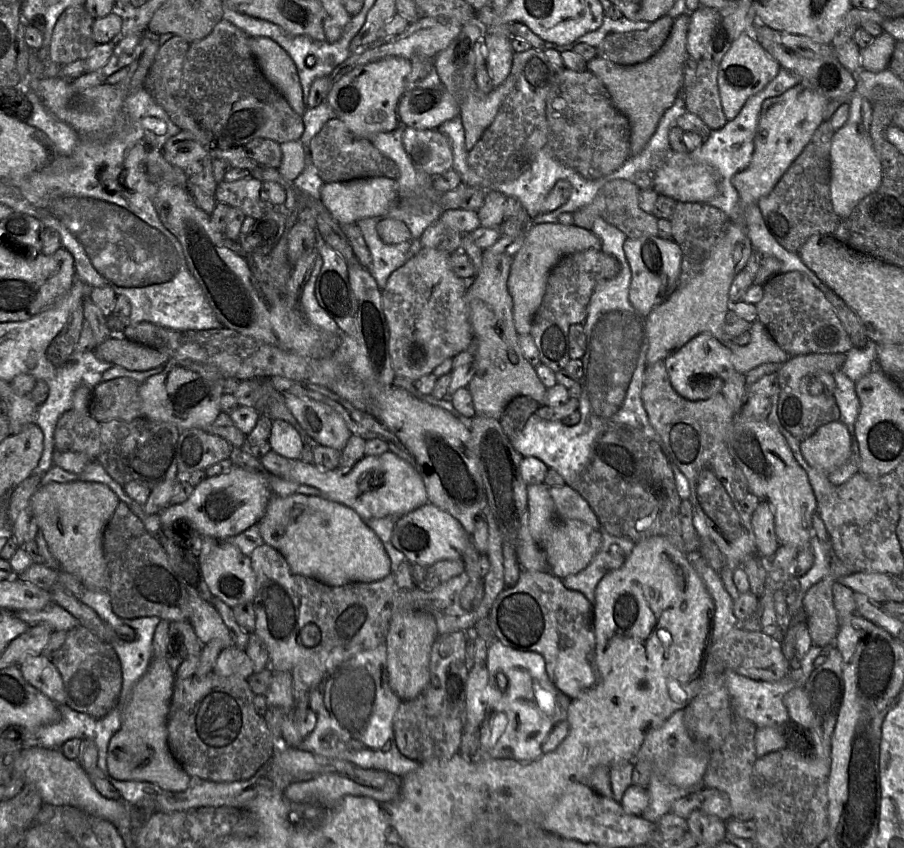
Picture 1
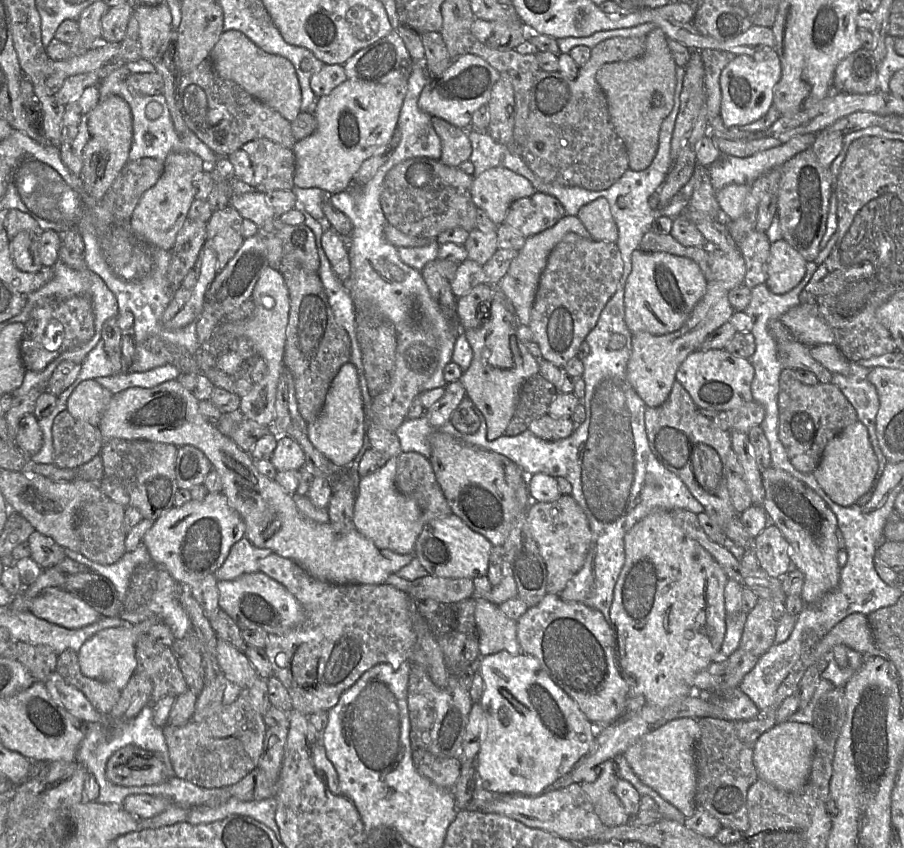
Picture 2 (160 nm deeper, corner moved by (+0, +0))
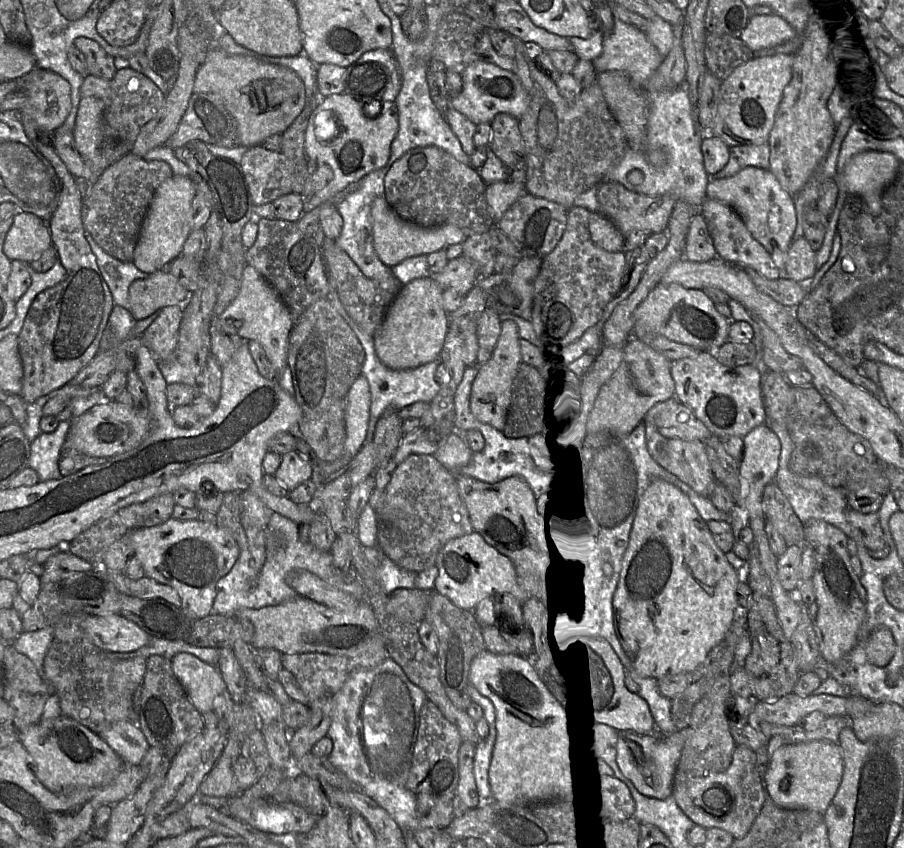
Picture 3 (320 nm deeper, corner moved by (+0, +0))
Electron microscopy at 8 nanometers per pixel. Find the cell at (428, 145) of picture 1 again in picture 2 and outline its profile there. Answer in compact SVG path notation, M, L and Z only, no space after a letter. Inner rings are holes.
M432 117L432 125L441 140L439 160L442 163L458 167L469 160L472 145L467 128L460 128L439 117Z

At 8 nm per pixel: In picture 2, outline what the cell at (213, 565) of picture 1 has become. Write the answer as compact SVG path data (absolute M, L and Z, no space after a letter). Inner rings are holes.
M261 571L243 574L234 580L217 581L219 604L240 627L262 629L267 634L282 634L305 620L304 610L282 584Z

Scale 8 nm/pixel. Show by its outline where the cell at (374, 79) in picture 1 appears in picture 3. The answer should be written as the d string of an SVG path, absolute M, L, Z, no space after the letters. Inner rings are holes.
M345 92L320 97L308 120L304 149L308 161L329 165L333 178L323 190L305 200L304 213L327 202L350 183L358 182L369 173L386 166L397 132L398 109L395 101L386 102L381 113L370 118L363 113L360 103Z

